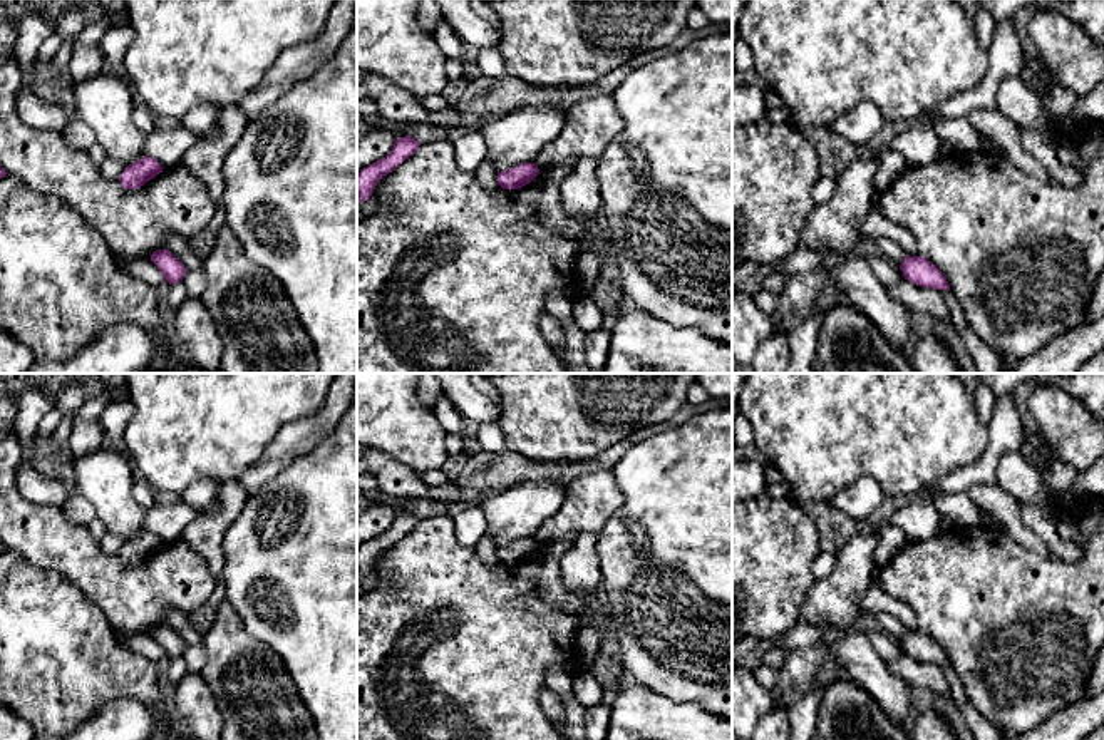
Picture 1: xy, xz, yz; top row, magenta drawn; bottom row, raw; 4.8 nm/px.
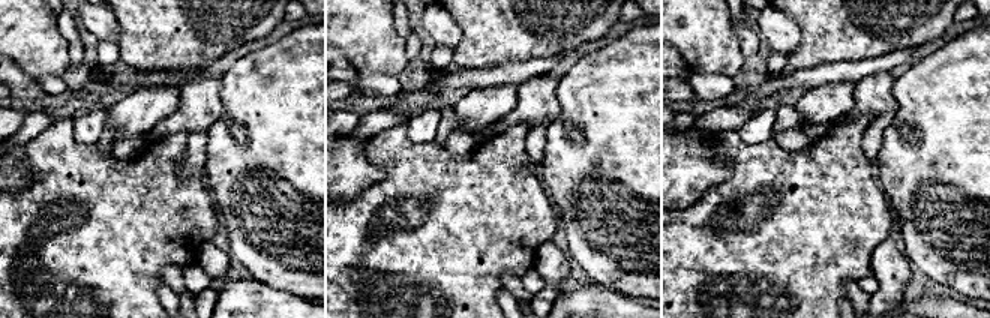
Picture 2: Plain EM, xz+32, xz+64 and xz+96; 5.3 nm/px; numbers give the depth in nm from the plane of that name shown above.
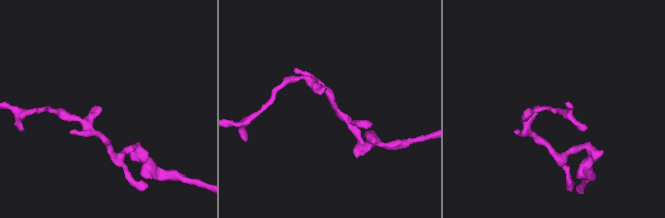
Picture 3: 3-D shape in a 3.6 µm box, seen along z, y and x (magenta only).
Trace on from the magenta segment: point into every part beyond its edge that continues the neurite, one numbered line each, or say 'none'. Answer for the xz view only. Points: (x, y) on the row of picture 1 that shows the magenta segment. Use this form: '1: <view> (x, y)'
none

